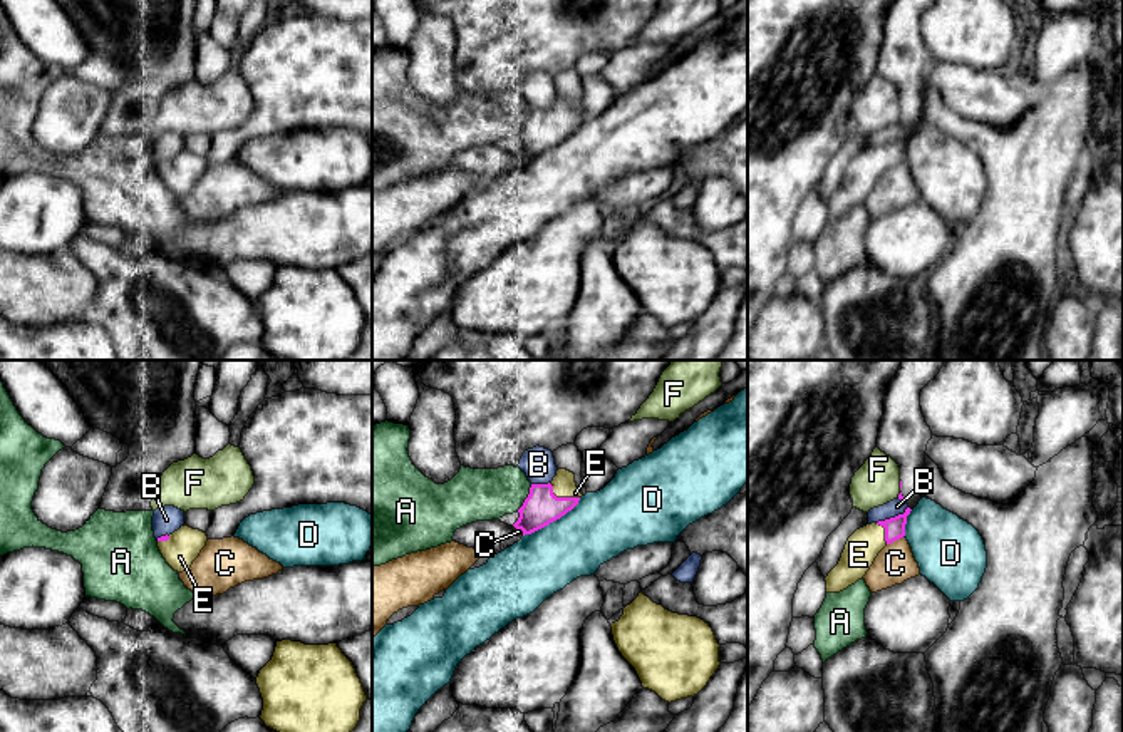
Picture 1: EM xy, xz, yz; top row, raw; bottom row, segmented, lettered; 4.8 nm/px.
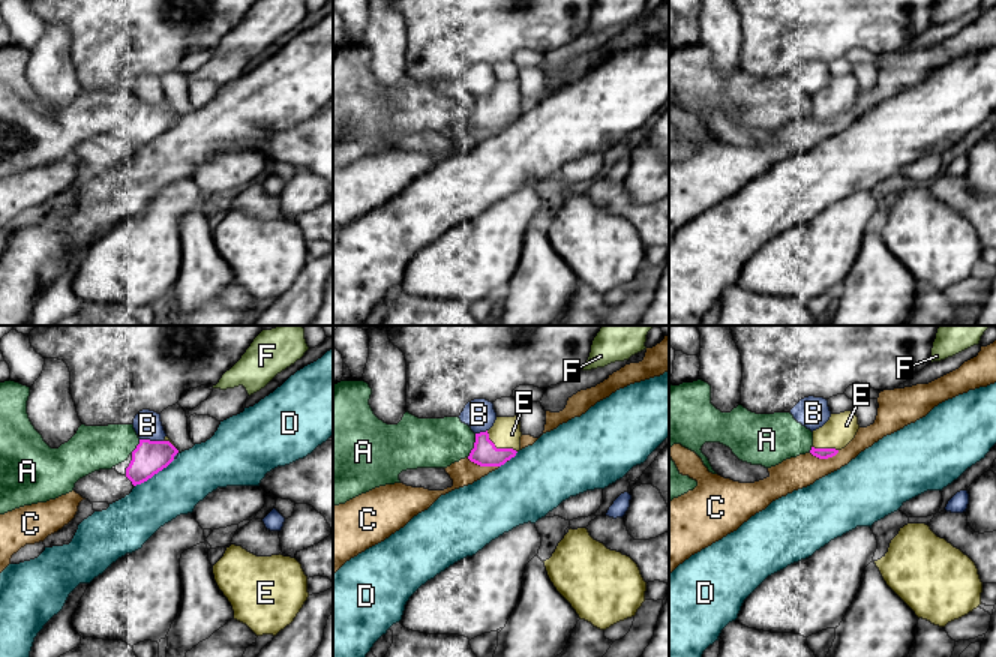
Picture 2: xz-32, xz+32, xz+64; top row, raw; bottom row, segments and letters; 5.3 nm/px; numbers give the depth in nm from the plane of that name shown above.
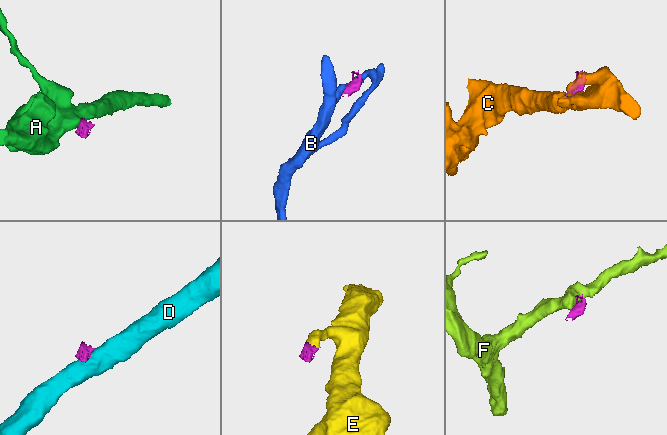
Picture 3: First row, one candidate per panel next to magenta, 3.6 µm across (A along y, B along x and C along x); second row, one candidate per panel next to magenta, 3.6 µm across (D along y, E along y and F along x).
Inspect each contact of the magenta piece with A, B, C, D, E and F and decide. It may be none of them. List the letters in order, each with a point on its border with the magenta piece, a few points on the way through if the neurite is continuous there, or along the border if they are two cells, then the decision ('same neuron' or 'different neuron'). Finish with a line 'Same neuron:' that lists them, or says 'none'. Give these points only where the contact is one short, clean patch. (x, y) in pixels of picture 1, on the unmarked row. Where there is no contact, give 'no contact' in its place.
A: xz (527, 123) | different neuron
B: yz (892, 143) | different neuron
C: yz (894, 164) | different neuron
D: xz (552, 146) | along xz (580, 123), (564, 139), (523, 161) | different neuron
E: xz (562, 123) | same neuron
F: yz (900, 109) | along yz (899, 106), (900, 113) | different neuron
Same neuron: E

